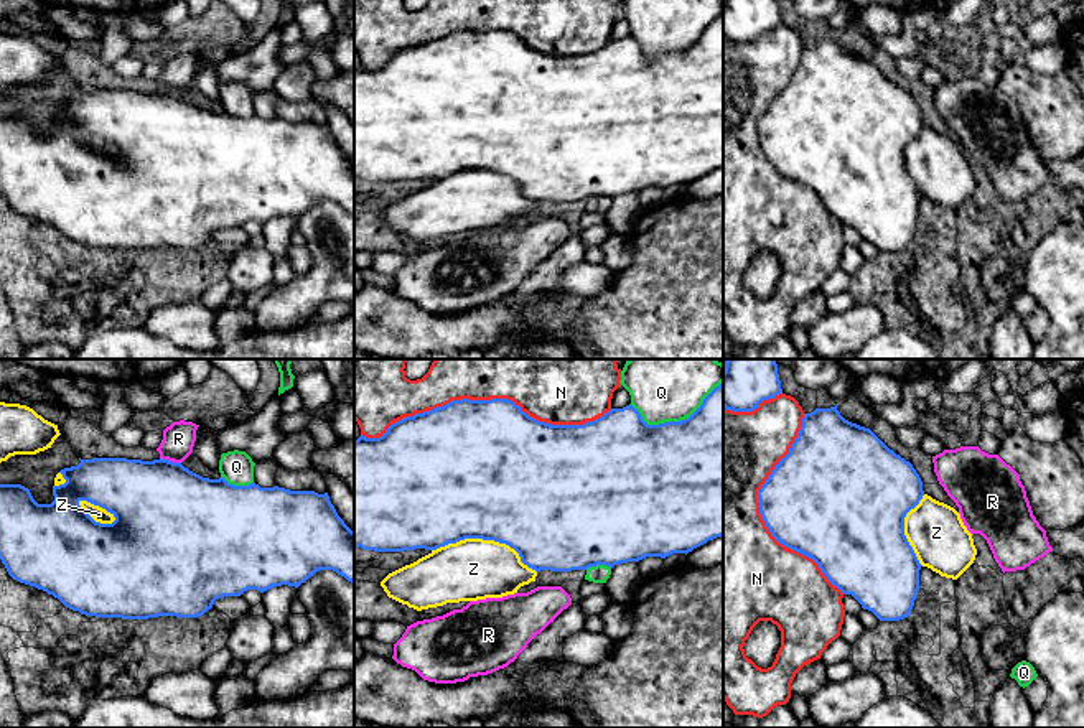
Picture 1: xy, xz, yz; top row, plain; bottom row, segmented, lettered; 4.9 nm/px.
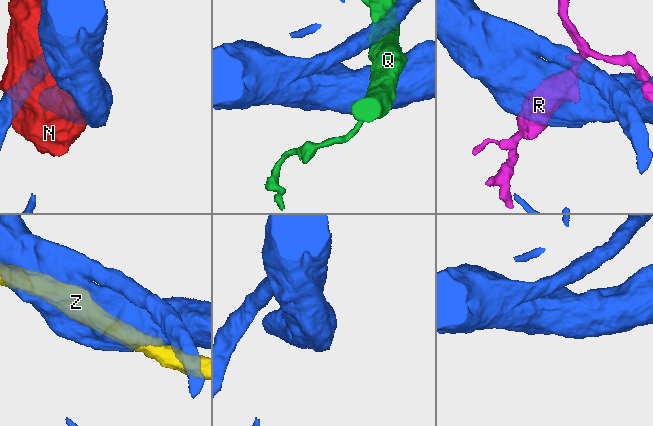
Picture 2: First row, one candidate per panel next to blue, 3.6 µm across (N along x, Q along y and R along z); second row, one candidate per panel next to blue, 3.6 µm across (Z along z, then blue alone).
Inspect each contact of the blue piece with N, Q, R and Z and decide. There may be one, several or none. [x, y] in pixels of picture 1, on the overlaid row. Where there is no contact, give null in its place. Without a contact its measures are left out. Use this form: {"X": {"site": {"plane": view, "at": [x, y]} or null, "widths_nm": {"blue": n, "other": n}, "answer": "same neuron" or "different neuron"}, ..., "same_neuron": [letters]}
{"N": {"site": {"plane": "xz", "at": [486, 401]}, "widths_nm": {"blue": 500, "other": 400}, "answer": "different neuron"}, "Q": {"site": {"plane": "xz", "at": [676, 422]}, "widths_nm": {"blue": 500, "other": 420}, "answer": "different neuron"}, "R": {"site": {"plane": "xy", "at": [170, 462]}, "widths_nm": {"blue": 480, "other": 160}, "answer": "different neuron"}, "Z": {"site": {"plane": "xz", "at": [486, 539]}, "widths_nm": {"blue": 500, "other": 300}, "answer": "same neuron"}, "same_neuron": ["Z"]}

